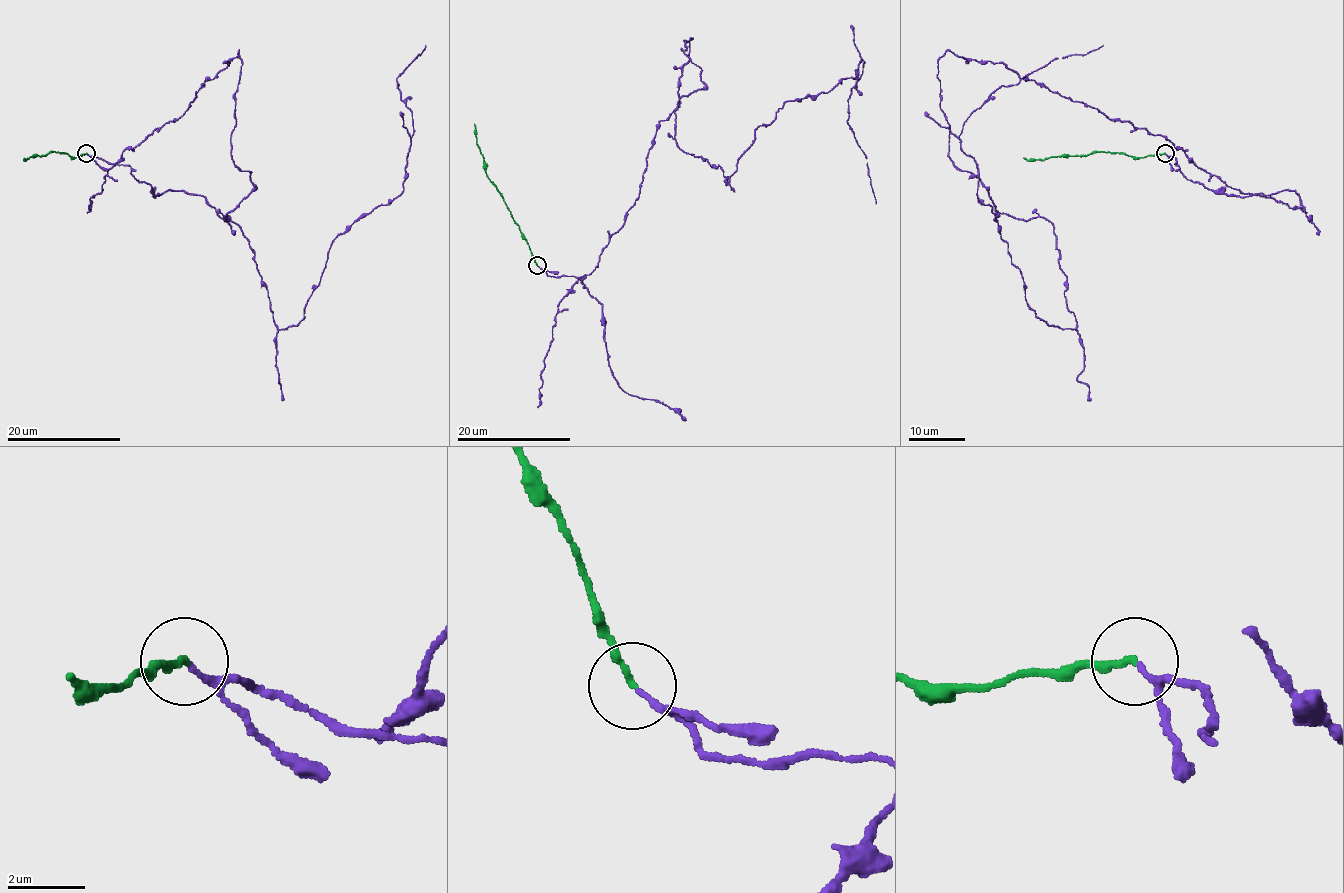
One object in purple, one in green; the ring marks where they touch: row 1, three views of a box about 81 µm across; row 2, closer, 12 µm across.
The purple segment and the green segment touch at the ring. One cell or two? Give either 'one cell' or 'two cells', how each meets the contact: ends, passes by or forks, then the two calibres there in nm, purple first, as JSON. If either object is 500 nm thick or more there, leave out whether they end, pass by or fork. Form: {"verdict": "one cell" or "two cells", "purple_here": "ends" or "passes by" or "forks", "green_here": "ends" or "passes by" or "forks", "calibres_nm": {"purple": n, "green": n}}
{"verdict": "one cell", "purple_here": "passes by", "green_here": "ends", "calibres_nm": {"purple": 100, "green": 180}}

